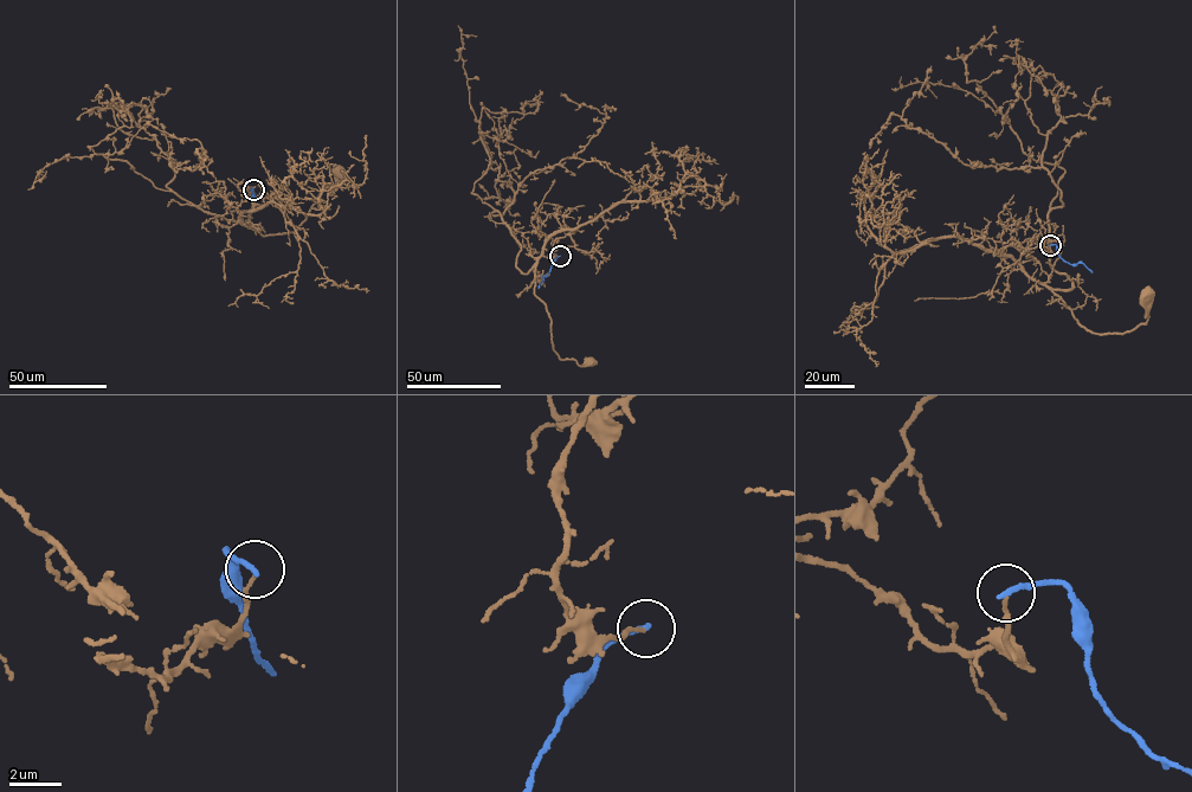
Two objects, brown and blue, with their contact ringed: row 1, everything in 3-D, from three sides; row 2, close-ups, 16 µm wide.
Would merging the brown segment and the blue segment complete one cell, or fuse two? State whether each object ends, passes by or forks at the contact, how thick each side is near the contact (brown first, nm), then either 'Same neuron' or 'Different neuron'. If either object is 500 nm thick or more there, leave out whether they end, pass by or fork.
At the ring brown ends. At the ring blue ends. Thickness 120 nm (brown) against 220 nm. Different neuron

